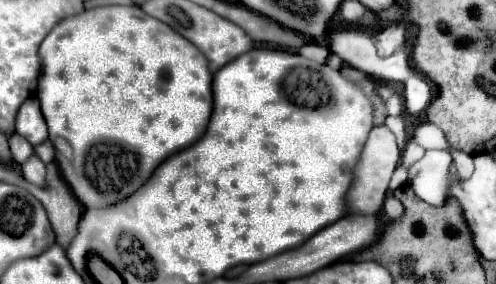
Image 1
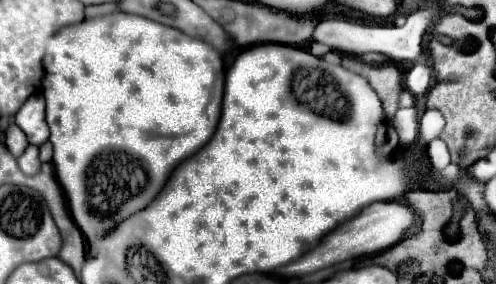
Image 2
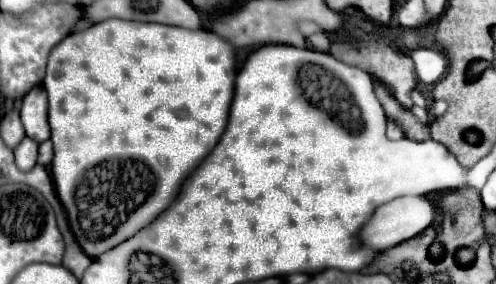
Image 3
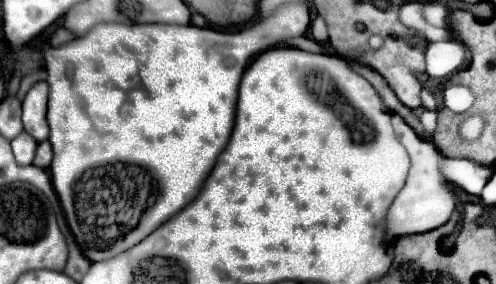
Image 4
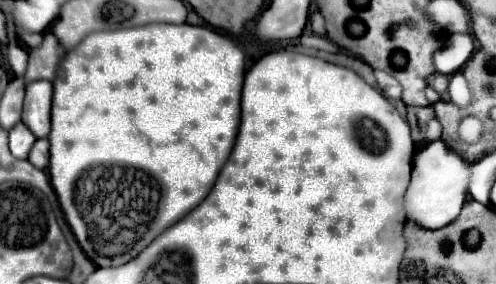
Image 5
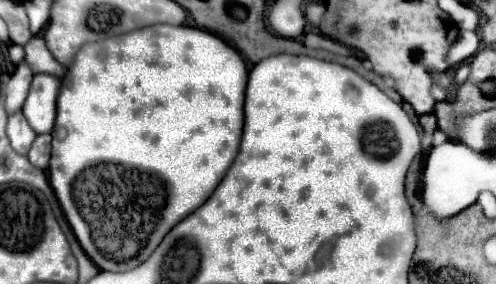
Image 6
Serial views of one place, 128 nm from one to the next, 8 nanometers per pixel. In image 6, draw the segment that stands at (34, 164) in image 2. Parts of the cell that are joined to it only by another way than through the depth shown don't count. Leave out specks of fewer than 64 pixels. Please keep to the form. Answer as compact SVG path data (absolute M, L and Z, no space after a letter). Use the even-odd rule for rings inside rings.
M16 112L12 116L8 116L8 138L12 142L12 148L20 154L26 154L32 140L36 138L36 132L30 128L30 124L26 122L22 112Z

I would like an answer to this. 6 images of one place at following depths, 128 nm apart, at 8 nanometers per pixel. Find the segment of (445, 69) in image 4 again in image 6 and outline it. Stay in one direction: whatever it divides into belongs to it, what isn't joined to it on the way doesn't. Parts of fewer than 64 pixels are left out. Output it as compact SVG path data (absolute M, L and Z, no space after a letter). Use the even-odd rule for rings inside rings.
M462 30L458 34L458 40L450 48L448 62L450 62L450 66L456 66L456 64L472 58L476 52L478 52L478 36L476 36L476 32Z

